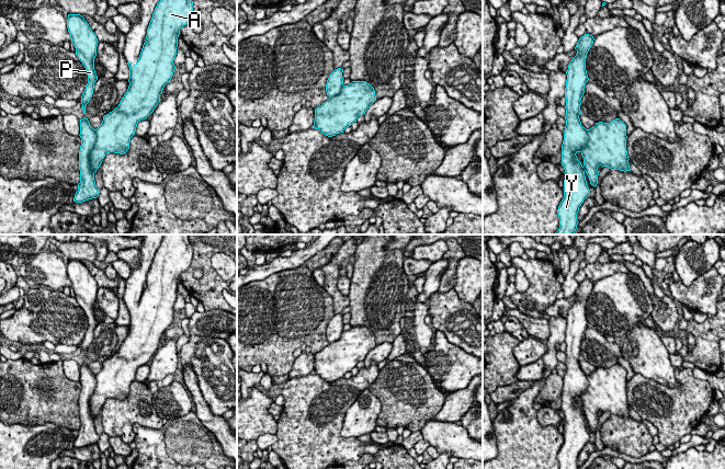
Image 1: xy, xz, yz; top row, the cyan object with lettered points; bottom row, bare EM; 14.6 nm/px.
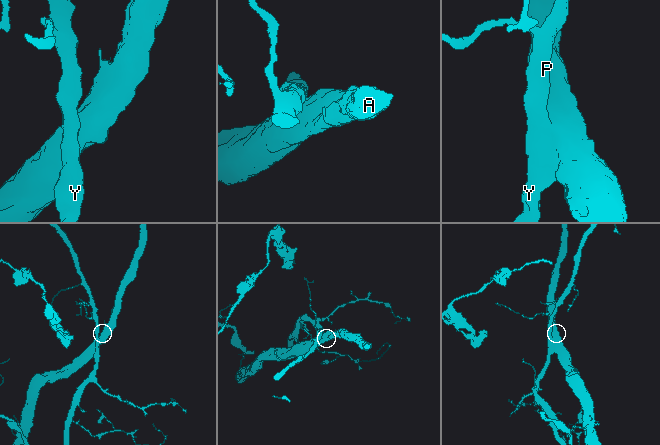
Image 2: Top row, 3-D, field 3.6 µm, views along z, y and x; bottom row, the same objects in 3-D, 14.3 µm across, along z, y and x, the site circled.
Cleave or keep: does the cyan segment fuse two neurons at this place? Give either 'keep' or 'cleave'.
cleave

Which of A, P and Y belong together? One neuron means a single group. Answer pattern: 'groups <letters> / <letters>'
groups A / P Y

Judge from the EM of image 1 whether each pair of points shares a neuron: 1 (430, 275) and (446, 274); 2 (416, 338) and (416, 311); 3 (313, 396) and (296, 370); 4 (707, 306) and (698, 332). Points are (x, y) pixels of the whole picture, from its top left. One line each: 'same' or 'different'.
1: different
2: same
3: different
4: different

